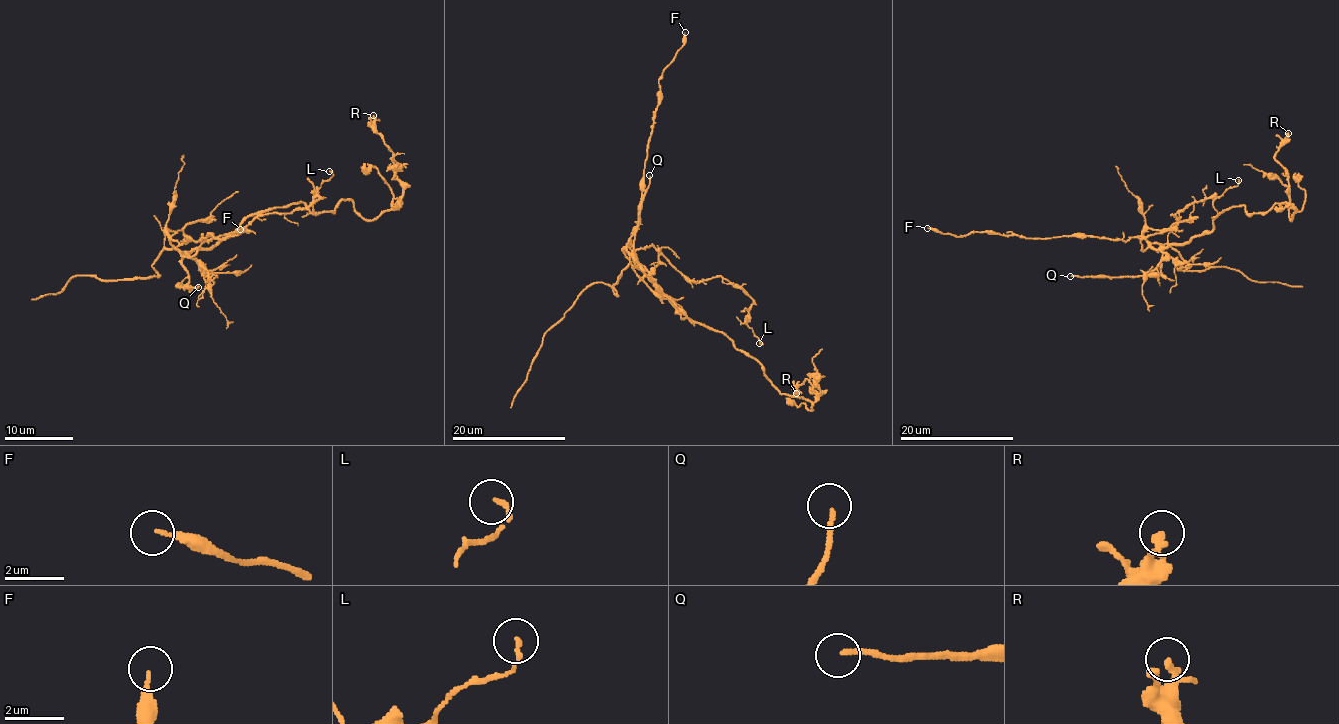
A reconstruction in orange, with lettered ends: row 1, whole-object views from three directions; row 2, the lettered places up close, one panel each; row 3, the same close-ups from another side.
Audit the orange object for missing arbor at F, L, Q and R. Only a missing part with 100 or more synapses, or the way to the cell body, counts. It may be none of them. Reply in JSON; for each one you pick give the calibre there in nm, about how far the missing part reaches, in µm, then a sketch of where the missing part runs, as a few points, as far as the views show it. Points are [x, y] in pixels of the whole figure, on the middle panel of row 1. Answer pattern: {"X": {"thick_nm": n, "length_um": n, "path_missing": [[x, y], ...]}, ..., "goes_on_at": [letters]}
{"goes_on_at": []}

